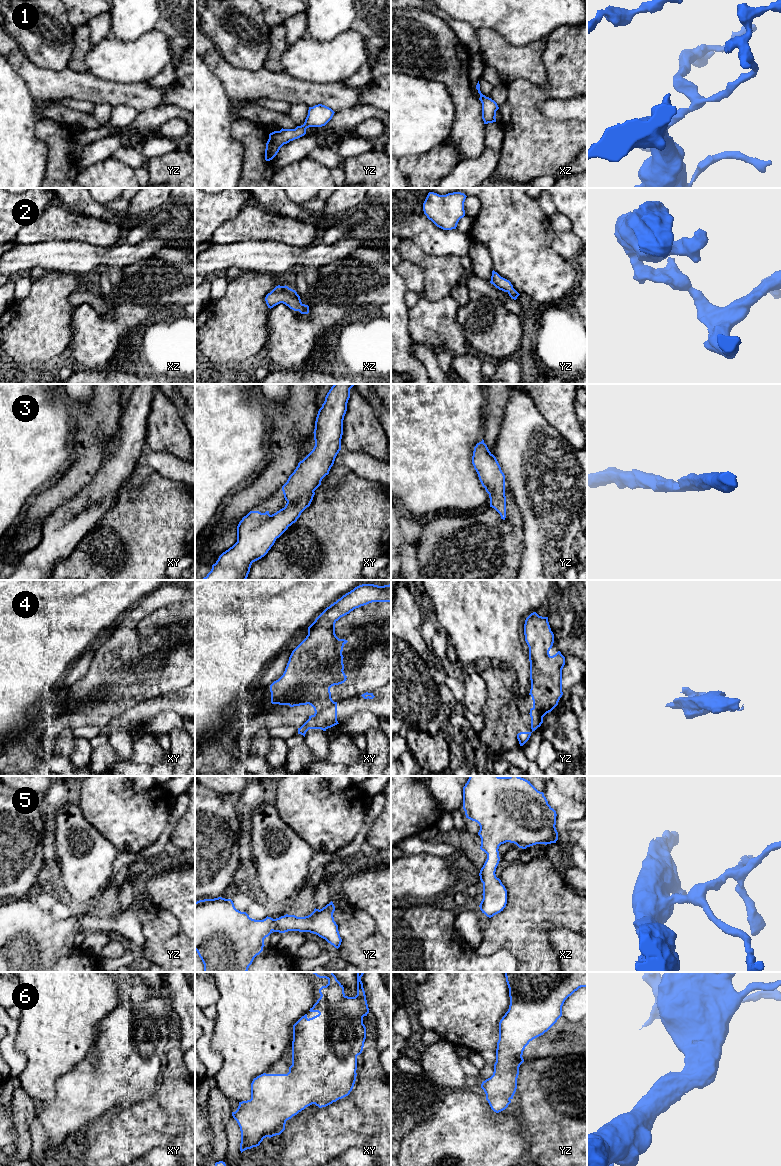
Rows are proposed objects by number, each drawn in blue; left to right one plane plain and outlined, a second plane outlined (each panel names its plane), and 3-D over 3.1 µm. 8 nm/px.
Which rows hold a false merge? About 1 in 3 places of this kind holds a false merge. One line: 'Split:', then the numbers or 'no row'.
Split: 4

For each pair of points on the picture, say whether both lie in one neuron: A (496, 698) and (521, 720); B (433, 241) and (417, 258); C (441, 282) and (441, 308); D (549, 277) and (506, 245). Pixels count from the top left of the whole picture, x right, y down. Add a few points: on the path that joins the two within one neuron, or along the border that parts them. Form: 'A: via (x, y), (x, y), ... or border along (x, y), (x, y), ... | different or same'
A: via (502, 704), (515, 717) | same
B: border along (403, 239), (409, 238), (425, 253), (446, 255) | different
C: border along (423, 293), (433, 300), (439, 300), (450, 295) | different
D: via (538, 271), (517, 250) | same

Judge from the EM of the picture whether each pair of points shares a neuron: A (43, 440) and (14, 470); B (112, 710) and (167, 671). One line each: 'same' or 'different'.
A: same
B: same

